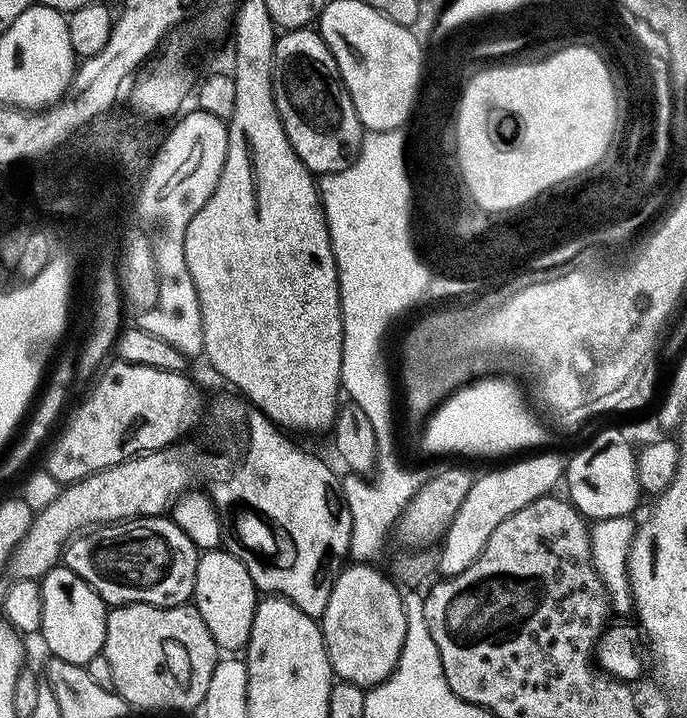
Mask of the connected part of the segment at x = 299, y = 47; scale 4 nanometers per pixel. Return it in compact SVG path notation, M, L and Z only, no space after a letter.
M315 27L294 28L277 35L273 54L272 93L296 156L313 174L341 172L355 160L366 135L354 110L334 54Z

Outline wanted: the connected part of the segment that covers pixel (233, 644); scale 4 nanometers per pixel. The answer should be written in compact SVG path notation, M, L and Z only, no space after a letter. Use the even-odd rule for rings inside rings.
M225 550L205 551L198 562L194 606L206 622L206 630L214 638L217 649L228 654L236 654L247 649L248 639L254 626L254 616L258 603L258 589L248 573L243 559L231 556Z

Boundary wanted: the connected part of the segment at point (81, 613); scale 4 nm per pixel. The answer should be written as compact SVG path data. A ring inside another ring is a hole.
M57 566L39 581L42 596L42 616L39 635L58 660L87 665L95 655L103 653L106 638L106 618L109 609L94 589L74 570Z

